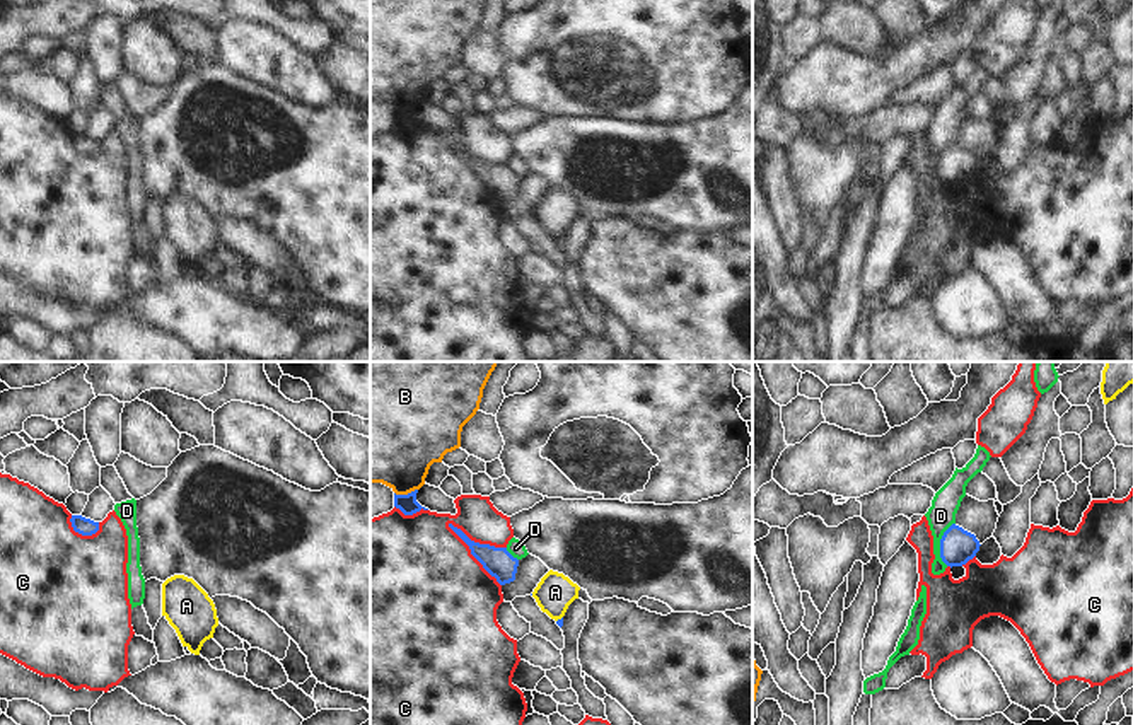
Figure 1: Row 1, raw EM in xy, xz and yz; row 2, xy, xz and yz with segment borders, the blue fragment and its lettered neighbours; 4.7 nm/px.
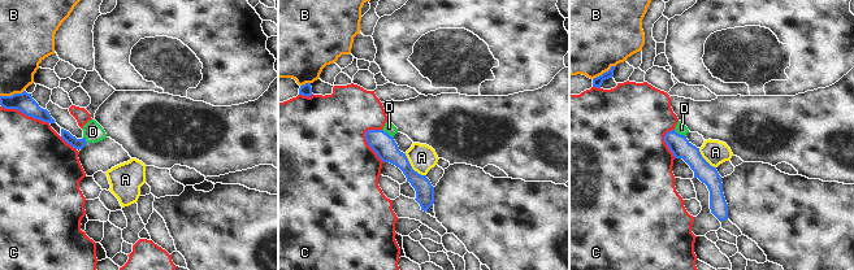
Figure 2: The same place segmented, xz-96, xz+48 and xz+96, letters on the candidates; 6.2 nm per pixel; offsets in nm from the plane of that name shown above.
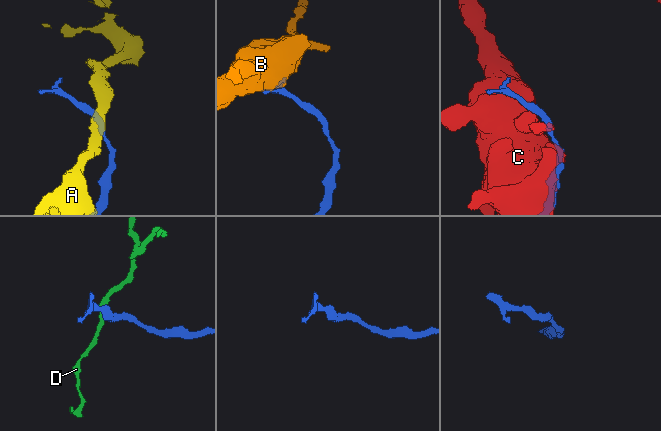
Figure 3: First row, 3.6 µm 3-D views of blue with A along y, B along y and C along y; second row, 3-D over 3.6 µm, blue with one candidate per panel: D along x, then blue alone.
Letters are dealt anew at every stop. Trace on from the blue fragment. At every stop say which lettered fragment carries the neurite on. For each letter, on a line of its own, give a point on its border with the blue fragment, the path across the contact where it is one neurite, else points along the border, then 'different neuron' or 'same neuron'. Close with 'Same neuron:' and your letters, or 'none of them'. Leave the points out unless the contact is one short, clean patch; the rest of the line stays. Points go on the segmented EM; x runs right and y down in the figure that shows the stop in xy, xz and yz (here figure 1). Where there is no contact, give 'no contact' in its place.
A: meets blue in xz at (558, 620); border along xz (562, 616), (557, 621); different neuron
B: meets blue in xz at (405, 495); different neuron
C: meets blue in xz at (471, 553); different neuron
D: meets blue in yz at (941, 545); border along yz (954, 522), (941, 539), (941, 560), (946, 565); different neuron
Same neuron: none of them

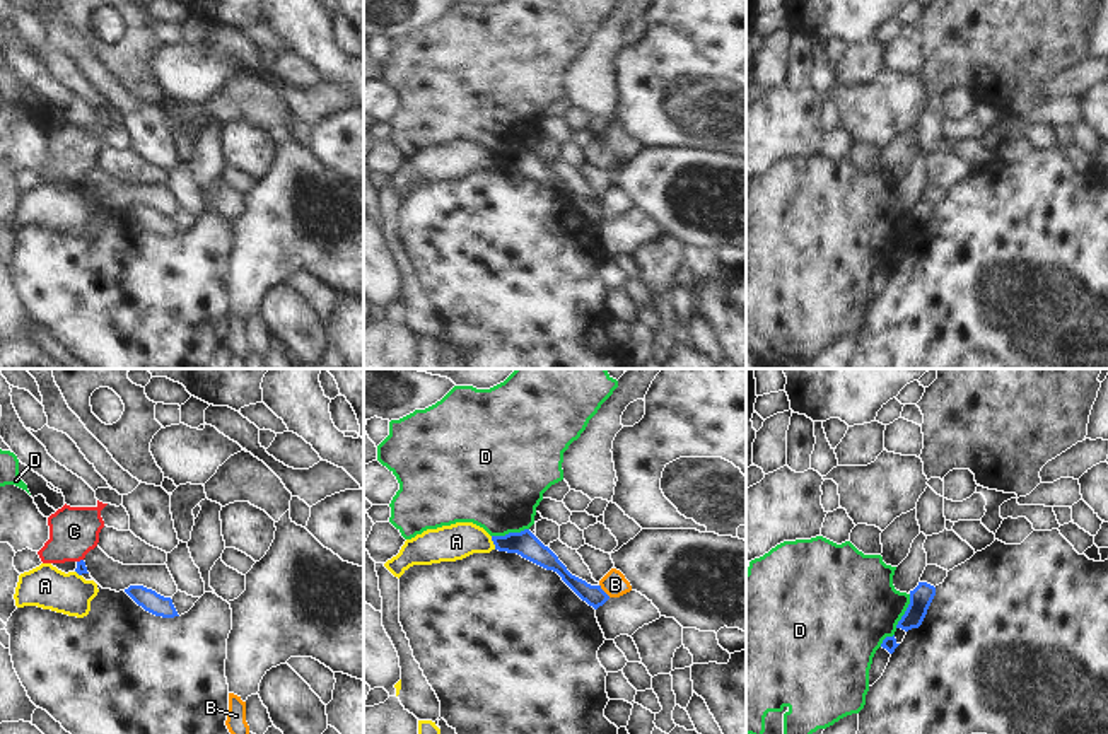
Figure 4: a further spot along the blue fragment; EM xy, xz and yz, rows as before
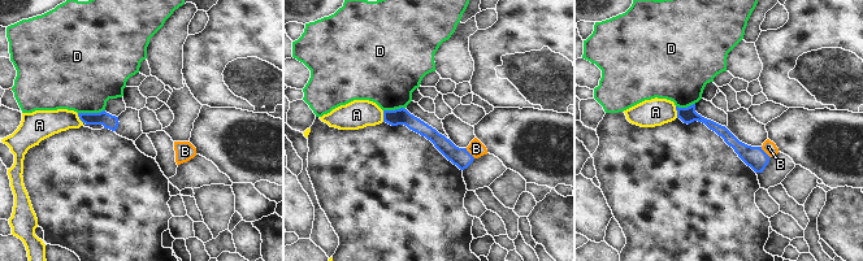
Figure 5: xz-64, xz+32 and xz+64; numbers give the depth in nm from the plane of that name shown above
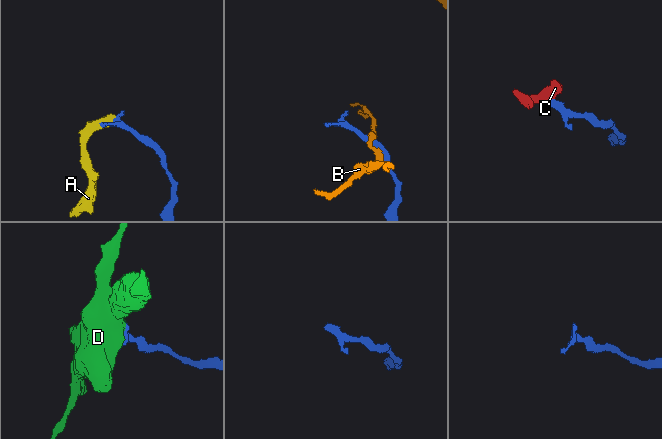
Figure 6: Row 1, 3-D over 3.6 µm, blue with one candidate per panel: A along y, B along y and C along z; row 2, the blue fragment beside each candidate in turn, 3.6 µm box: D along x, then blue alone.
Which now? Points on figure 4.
A: meets blue in xz at (494, 543); border along xz (490, 536), (495, 548); different neuron
B: meets blue in xz at (603, 591); border along xz (600, 584), (610, 596); different neuron
C: meets blue in xy at (81, 560); border along xy (82, 559), (77, 562); different neuron
D: meets blue in xz at (509, 533); different neuron
Same neuron: none of them

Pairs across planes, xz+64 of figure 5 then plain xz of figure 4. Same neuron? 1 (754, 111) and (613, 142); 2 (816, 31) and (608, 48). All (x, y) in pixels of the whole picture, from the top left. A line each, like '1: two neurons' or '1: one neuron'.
1: two neurons
2: two neurons

